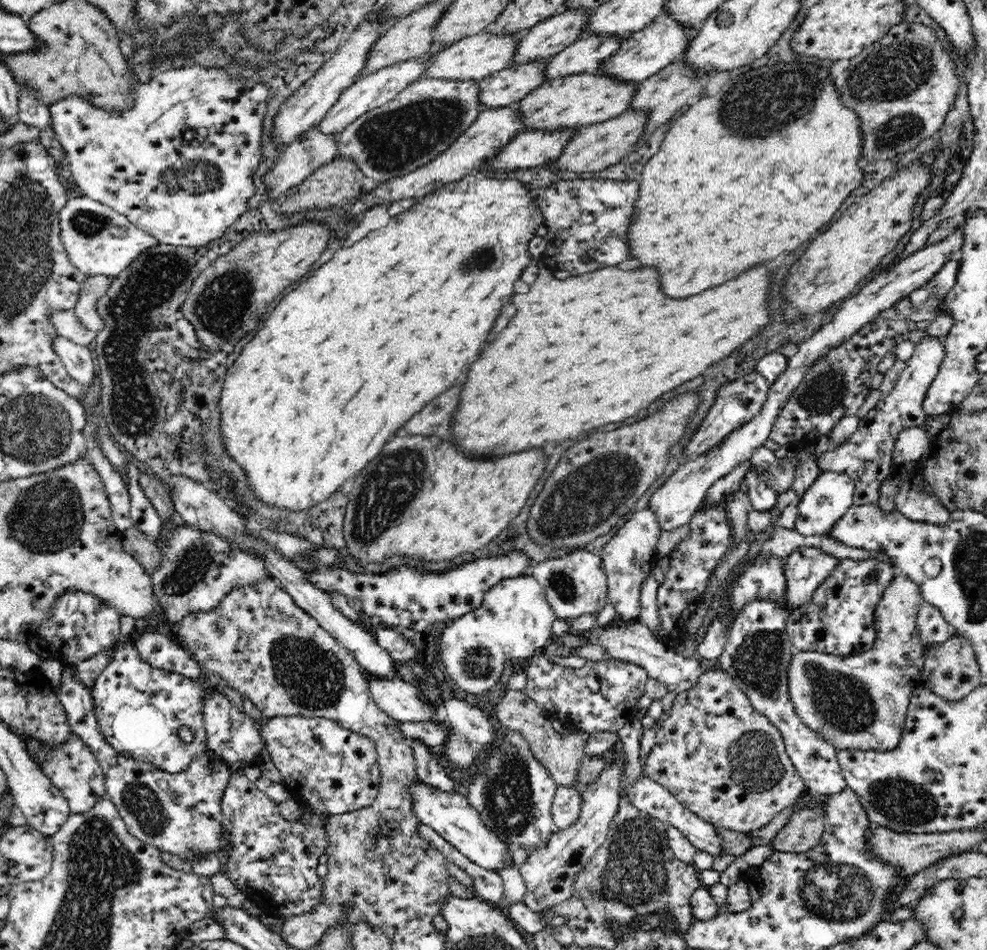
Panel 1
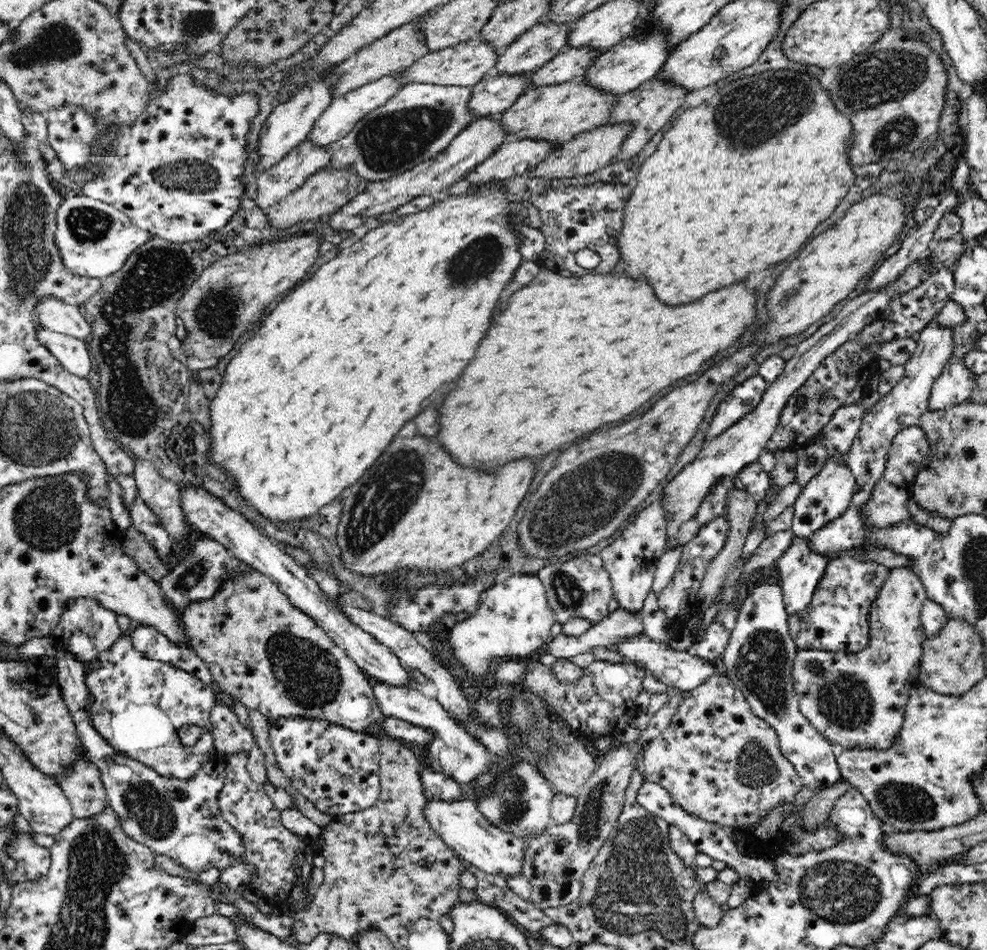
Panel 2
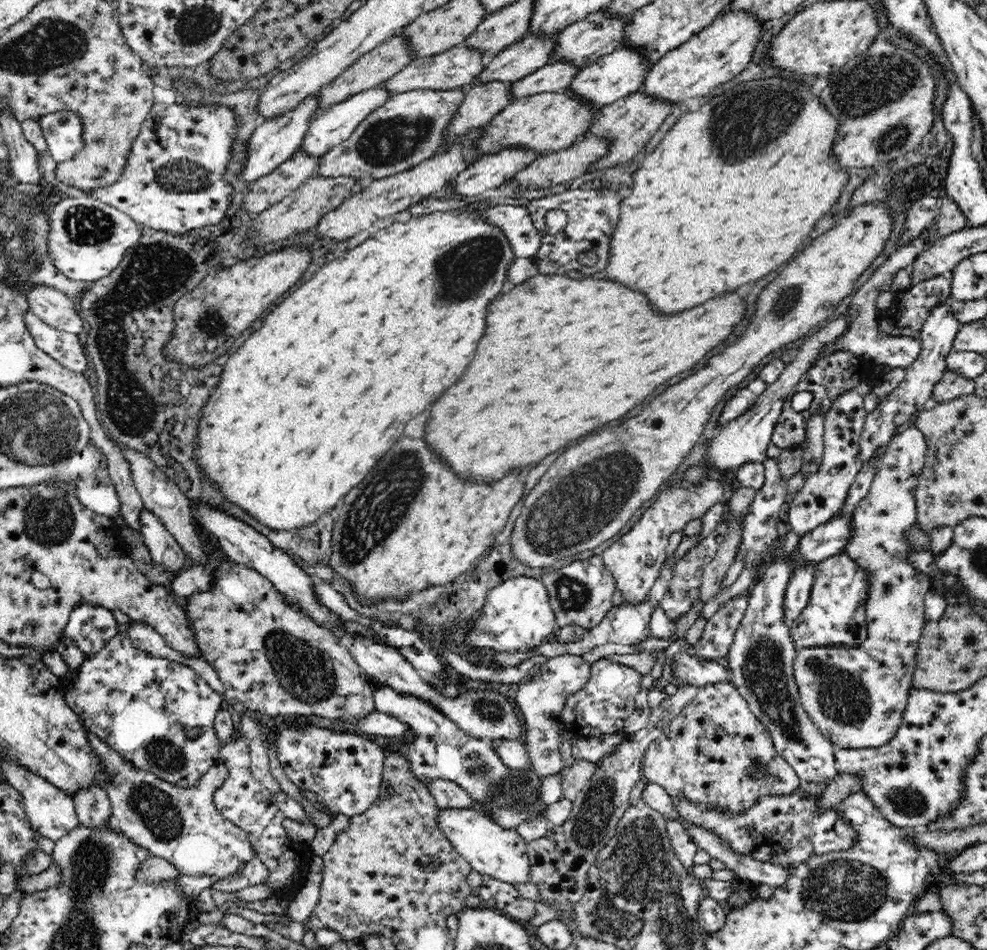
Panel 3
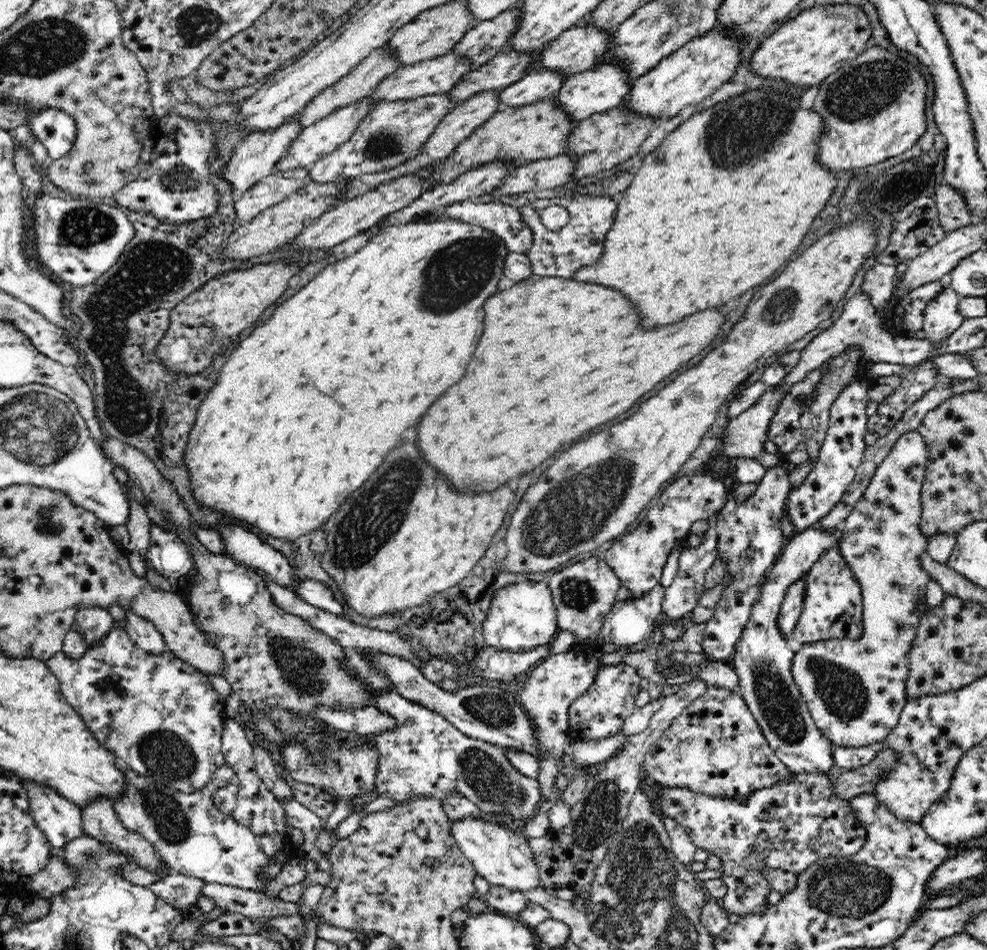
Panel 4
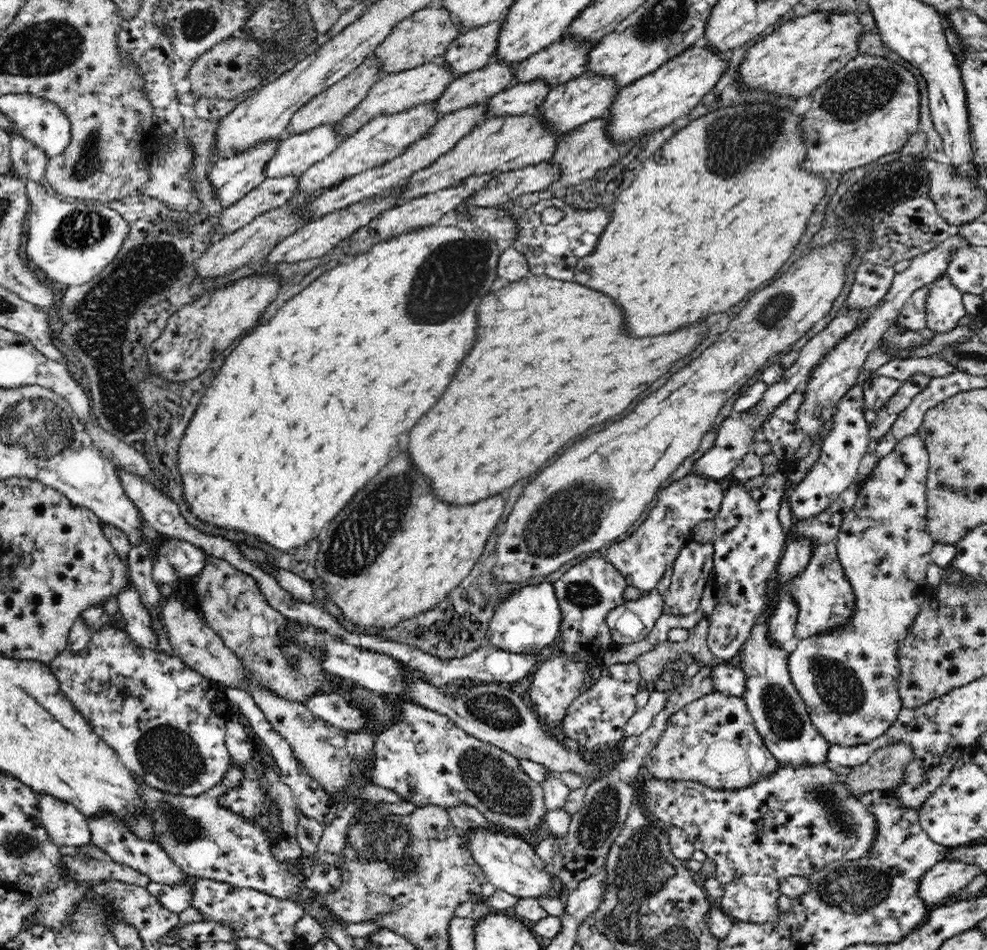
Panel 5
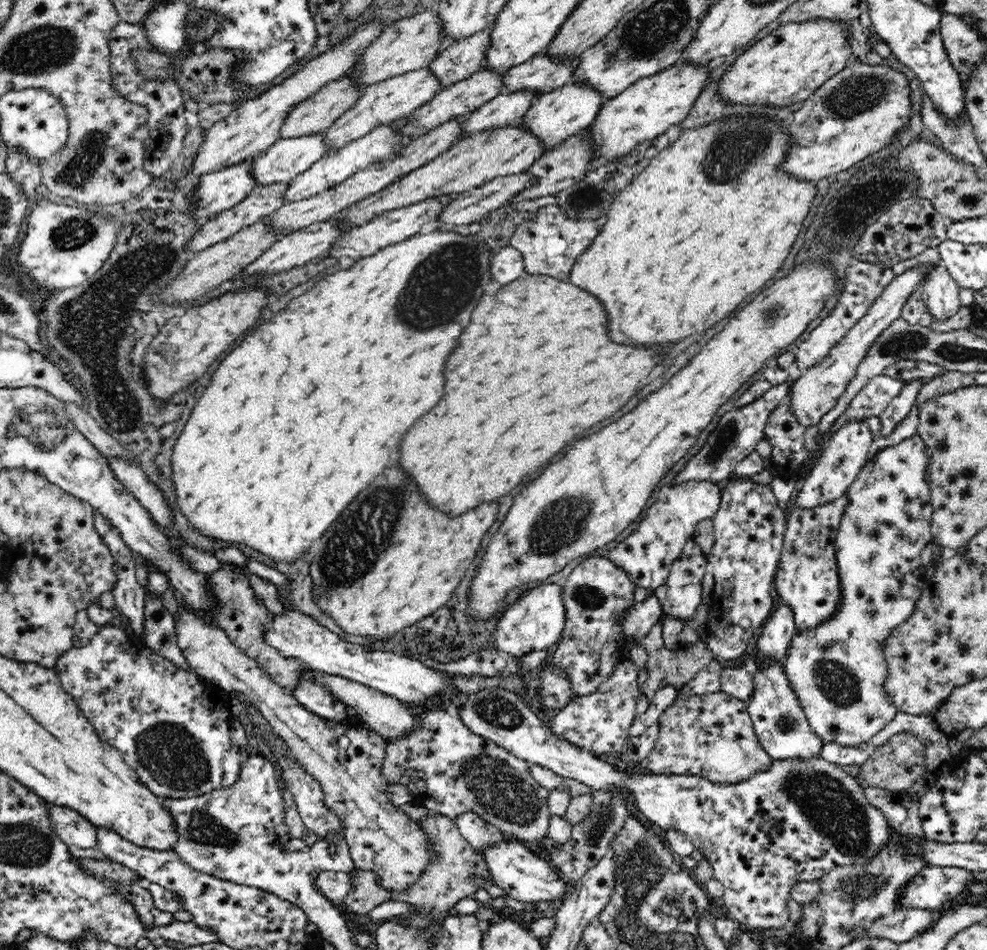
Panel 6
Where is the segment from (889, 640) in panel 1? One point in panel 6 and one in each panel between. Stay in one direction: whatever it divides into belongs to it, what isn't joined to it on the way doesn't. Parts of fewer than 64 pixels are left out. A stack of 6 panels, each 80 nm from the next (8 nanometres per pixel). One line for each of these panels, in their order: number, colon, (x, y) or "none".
2: (856, 701)
3: (856, 697)
4: (855, 689)
5: (847, 678)
6: (884, 544)

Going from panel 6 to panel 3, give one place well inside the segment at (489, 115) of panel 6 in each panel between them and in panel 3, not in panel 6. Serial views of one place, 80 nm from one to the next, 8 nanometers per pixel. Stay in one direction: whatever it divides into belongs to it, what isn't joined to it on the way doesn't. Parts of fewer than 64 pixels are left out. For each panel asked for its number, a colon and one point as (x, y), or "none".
3: (557, 75)
4: (536, 86)
5: (524, 97)

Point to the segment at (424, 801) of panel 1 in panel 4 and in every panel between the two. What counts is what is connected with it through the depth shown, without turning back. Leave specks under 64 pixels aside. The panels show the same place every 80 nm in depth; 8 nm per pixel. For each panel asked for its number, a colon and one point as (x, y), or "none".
2: (459, 823)
3: (491, 850)
4: (501, 855)

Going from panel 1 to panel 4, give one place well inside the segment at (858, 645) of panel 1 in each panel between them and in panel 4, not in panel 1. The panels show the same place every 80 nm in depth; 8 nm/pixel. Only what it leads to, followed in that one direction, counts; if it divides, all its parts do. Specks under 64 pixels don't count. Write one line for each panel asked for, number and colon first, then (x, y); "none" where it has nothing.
2: (837, 619)
3: (835, 615)
4: (833, 607)

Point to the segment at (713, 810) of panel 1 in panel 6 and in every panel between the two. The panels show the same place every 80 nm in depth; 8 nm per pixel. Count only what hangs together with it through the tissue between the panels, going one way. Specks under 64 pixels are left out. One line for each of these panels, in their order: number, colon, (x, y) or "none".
2: (719, 761)
3: (716, 753)
4: (714, 746)
5: (713, 741)
6: (711, 735)

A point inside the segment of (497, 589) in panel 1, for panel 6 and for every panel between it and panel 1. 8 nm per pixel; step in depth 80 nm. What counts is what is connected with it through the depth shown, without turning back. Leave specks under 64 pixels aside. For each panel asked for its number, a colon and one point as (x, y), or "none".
2: (513, 618)
3: (516, 617)
4: (522, 616)
5: (529, 619)
6: (536, 620)

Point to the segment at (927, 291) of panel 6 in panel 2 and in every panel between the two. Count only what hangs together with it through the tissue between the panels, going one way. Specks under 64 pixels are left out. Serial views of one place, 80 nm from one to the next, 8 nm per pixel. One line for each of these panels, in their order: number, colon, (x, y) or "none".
2: (903, 406)
3: (938, 332)
4: (941, 318)
5: (943, 307)

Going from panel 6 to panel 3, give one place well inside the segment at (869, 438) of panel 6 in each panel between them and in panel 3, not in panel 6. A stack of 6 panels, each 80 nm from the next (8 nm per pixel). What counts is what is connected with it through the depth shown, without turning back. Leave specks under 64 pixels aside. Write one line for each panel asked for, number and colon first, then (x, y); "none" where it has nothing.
3: (823, 493)
4: (841, 454)
5: (843, 447)

